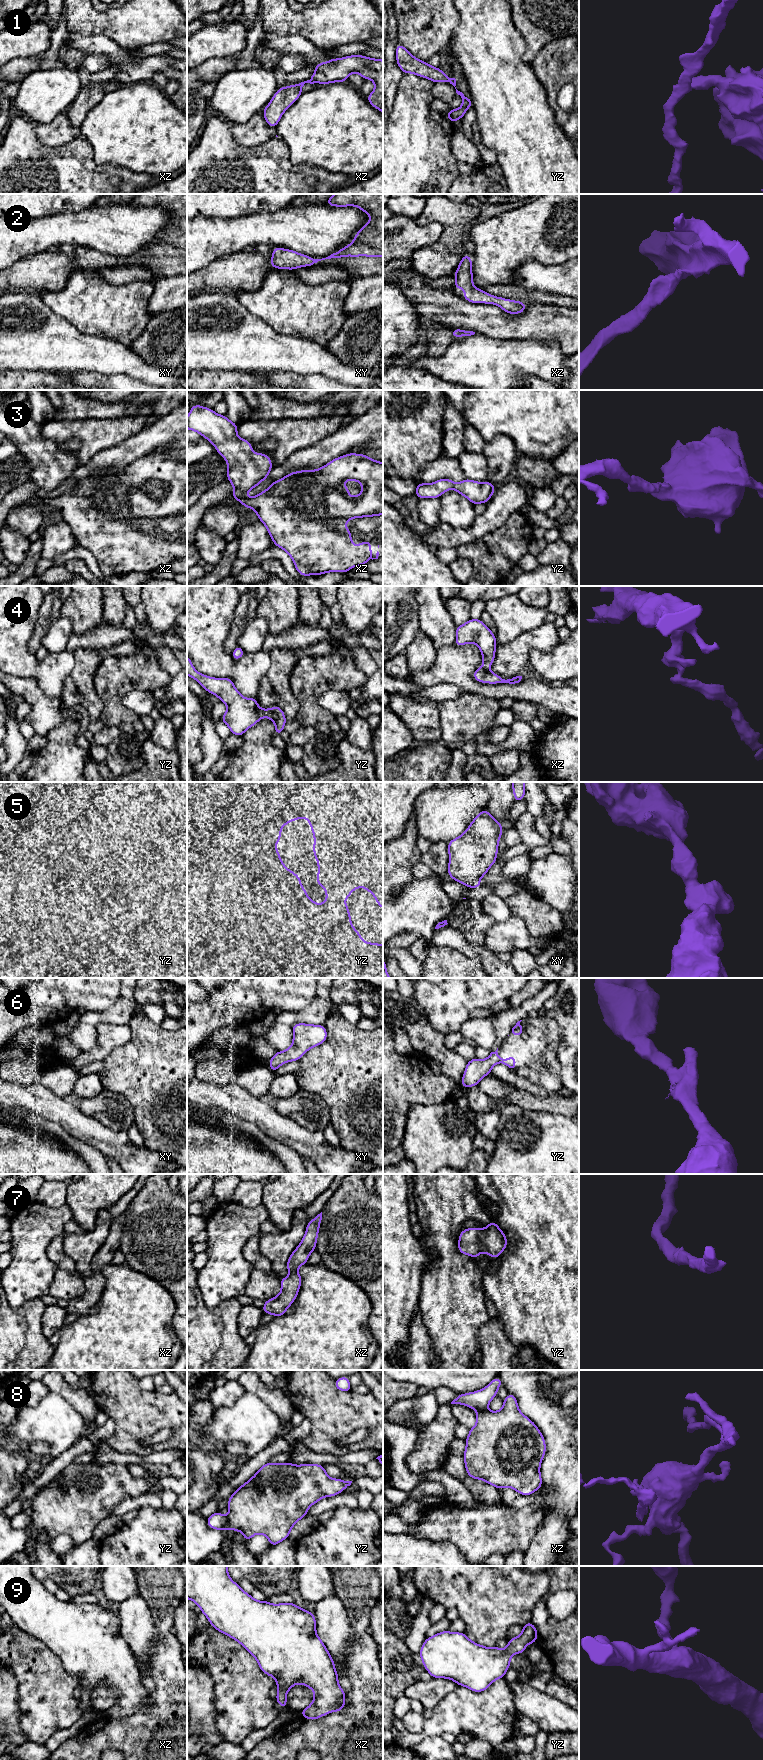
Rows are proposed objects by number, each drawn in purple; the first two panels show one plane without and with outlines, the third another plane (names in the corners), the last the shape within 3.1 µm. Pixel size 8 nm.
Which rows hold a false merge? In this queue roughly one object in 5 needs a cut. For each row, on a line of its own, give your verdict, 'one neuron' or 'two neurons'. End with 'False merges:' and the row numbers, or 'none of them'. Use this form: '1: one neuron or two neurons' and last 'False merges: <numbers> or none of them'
1: two neurons
2: one neuron
3: one neuron
4: one neuron
5: one neuron
6: one neuron
7: one neuron
8: two neurons
9: one neuron
False merges: 1, 8

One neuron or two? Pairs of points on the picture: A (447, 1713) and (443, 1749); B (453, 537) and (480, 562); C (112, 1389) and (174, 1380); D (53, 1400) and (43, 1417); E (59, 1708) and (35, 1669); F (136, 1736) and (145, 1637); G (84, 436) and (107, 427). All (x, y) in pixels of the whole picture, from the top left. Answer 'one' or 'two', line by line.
A: two
B: two
C: two
D: one
E: one
F: two
G: one

